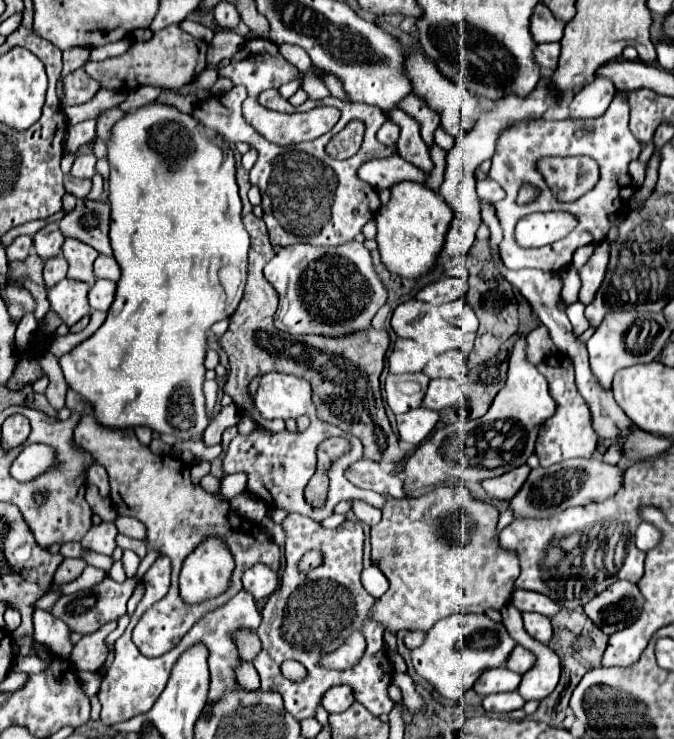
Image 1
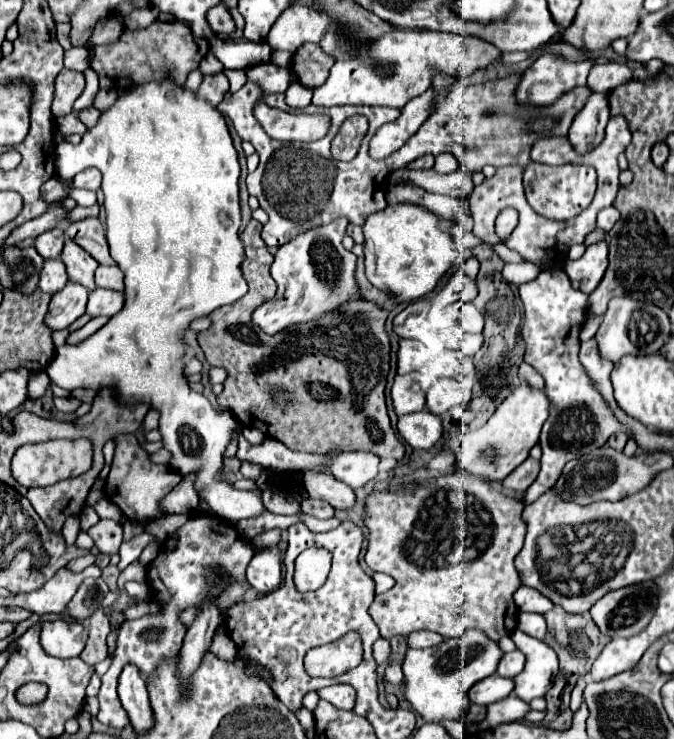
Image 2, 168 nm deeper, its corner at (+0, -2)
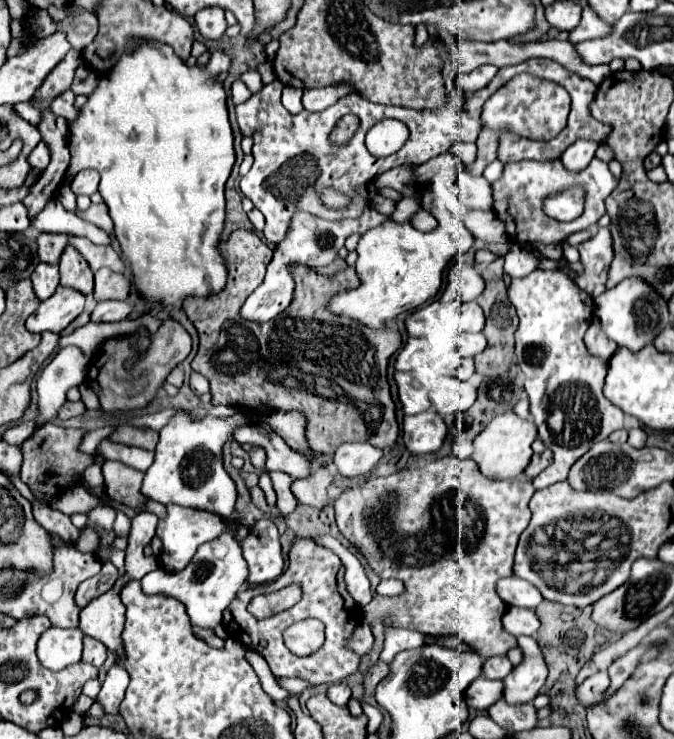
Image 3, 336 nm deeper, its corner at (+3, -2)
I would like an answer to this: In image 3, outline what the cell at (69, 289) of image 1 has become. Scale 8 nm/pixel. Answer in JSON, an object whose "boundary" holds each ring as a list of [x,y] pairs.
{"boundary":[[[58,287],[52,297],[40,303],[40,307],[26,319],[26,327],[32,333],[60,333],[84,311],[84,295],[80,291]]]}

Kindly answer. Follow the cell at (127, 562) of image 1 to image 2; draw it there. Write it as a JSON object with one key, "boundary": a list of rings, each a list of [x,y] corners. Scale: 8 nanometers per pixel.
{"boundary":[[[143,533],[143,535],[139,535],[139,537],[131,539],[131,541],[121,543],[121,549],[119,549],[119,565],[117,565],[119,571],[123,571],[129,563],[133,563],[133,561],[141,555],[143,547],[145,547],[149,541],[157,541],[157,539],[153,539],[151,535]]]}

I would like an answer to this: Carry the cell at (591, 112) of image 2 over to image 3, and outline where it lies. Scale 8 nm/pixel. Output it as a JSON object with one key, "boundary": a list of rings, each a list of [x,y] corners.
{"boundary":[[[578,141],[578,143],[570,145],[570,147],[564,151],[564,155],[562,155],[560,161],[562,161],[562,165],[566,167],[566,171],[570,171],[570,173],[584,171],[584,169],[590,165],[590,161],[592,161],[596,149],[598,149],[598,143]]]}

